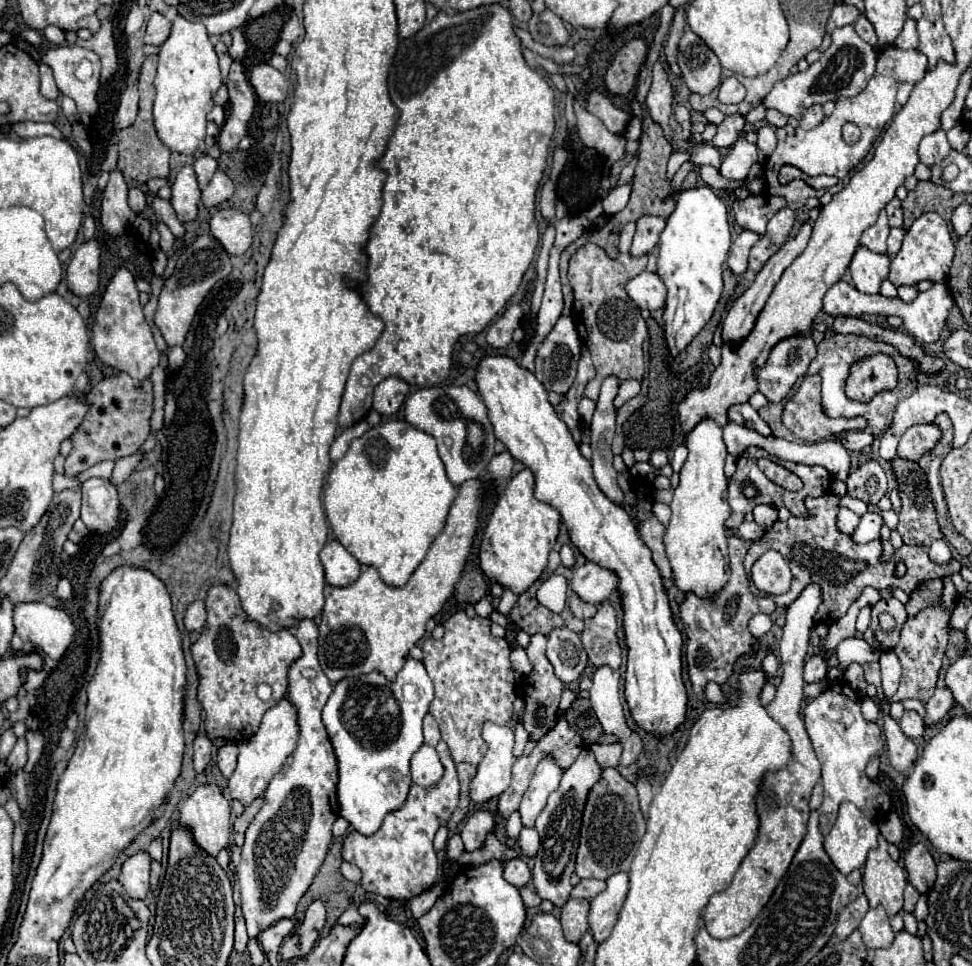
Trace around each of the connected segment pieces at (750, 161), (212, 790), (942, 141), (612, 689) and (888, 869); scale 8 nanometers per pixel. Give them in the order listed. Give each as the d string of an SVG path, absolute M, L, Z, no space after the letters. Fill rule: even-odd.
M743 136L737 138L737 142L731 148L731 154L723 158L721 164L721 176L729 180L745 180L749 168L757 162L757 148L755 144L747 142Z
M201 784L179 808L179 824L193 830L195 842L217 856L231 838L231 806L217 784Z
M937 130L933 134L927 134L919 144L919 160L925 166L939 164L949 152L951 152L951 146L947 142L945 130Z
M599 666L593 674L593 686L589 692L591 708L595 710L603 730L607 734L615 734L619 742L623 742L621 766L629 766L641 754L643 740L625 722L623 704L619 698L619 672L611 670L609 666Z
M879 836L879 846L869 850L863 868L863 892L871 908L881 904L891 918L903 908L903 890L907 880L901 866L887 854L887 848L889 842Z

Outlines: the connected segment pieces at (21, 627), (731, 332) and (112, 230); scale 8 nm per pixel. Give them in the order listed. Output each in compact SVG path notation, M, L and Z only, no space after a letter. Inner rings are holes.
M25 602L17 604L13 612L15 632L23 642L35 644L53 660L65 654L73 640L75 626L61 608L53 608L45 602Z
M805 222L805 224L799 228L797 236L789 238L789 240L781 246L781 250L769 258L769 262L761 268L761 272L757 274L757 278L755 278L755 282L751 284L751 288L745 290L745 292L733 302L733 306L731 306L731 310L727 312L727 318L725 318L725 322L723 322L723 340L729 340L729 342L733 342L733 344L739 344L745 336L749 336L749 332L753 330L753 324L755 324L755 320L757 320L761 308L765 306L765 302L767 302L771 290L773 290L775 284L779 282L779 278L781 278L781 274L785 272L785 268L805 250L805 246L807 246L807 242L809 242L809 238L811 238L811 232L813 232L813 226L811 226L809 222Z
M119 170L111 172L109 184L103 190L101 202L101 226L109 236L119 236L129 222L135 220L135 212L127 204L127 182Z

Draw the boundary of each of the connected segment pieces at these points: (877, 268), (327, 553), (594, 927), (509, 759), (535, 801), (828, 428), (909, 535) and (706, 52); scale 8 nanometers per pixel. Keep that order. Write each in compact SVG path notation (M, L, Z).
M859 246L851 264L849 272L857 290L865 294L877 294L881 282L889 274L891 260L885 254L875 254L865 246Z
M331 540L321 550L321 562L325 568L325 582L331 586L349 586L361 574L359 560L345 550L337 540Z
M619 872L609 876L607 888L591 900L589 926L597 944L609 938L609 932L617 922L619 910L623 908L627 890L629 890L629 876L625 872Z
M485 722L483 740L489 750L477 766L477 774L471 780L471 800L477 804L487 802L489 798L501 796L511 782L513 756L513 730L509 726L499 726Z
M551 754L537 764L533 780L531 780L527 792L523 794L523 800L519 806L523 826L535 824L535 818L547 804L547 796L559 786L561 776L563 776L563 768L555 762L555 758Z
M805 376L799 390L793 394L793 398L785 404L781 420L787 430L791 430L799 440L803 442L819 442L819 434L839 434L845 430L863 430L867 426L867 420L863 416L857 418L829 418L821 408L821 376Z
M895 458L893 460L893 472L897 476L897 488L903 500L903 508L899 512L899 528L897 532L901 534L905 544L915 544L915 546L931 546L933 540L943 538L939 524L937 524L937 516L935 516L935 508L933 508L933 500L927 488L927 476L921 470L921 466L917 462L905 460L905 458Z
M691 30L679 42L679 68L691 92L711 94L721 82L721 64L711 48Z

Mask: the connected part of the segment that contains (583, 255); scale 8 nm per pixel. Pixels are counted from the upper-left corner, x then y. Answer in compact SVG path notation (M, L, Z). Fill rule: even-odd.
M595 244L581 246L569 260L569 284L571 284L573 294L575 294L575 304L573 304L571 318L575 322L575 328L577 328L579 336L581 336L581 340L589 348L593 364L597 368L597 376L585 386L585 396L589 400L597 400L599 398L601 382L607 376L615 376L619 382L623 382L623 380L637 380L637 382L641 382L641 378L643 378L645 360L643 360L643 348L641 346L643 346L643 340L647 338L647 324L645 324L645 320L641 316L639 306L627 296L625 284L631 278L635 278L637 274L641 274L645 270L645 266L647 266L647 256L635 258L631 254L619 254L617 258L609 258L605 254L605 250L595 246Z

